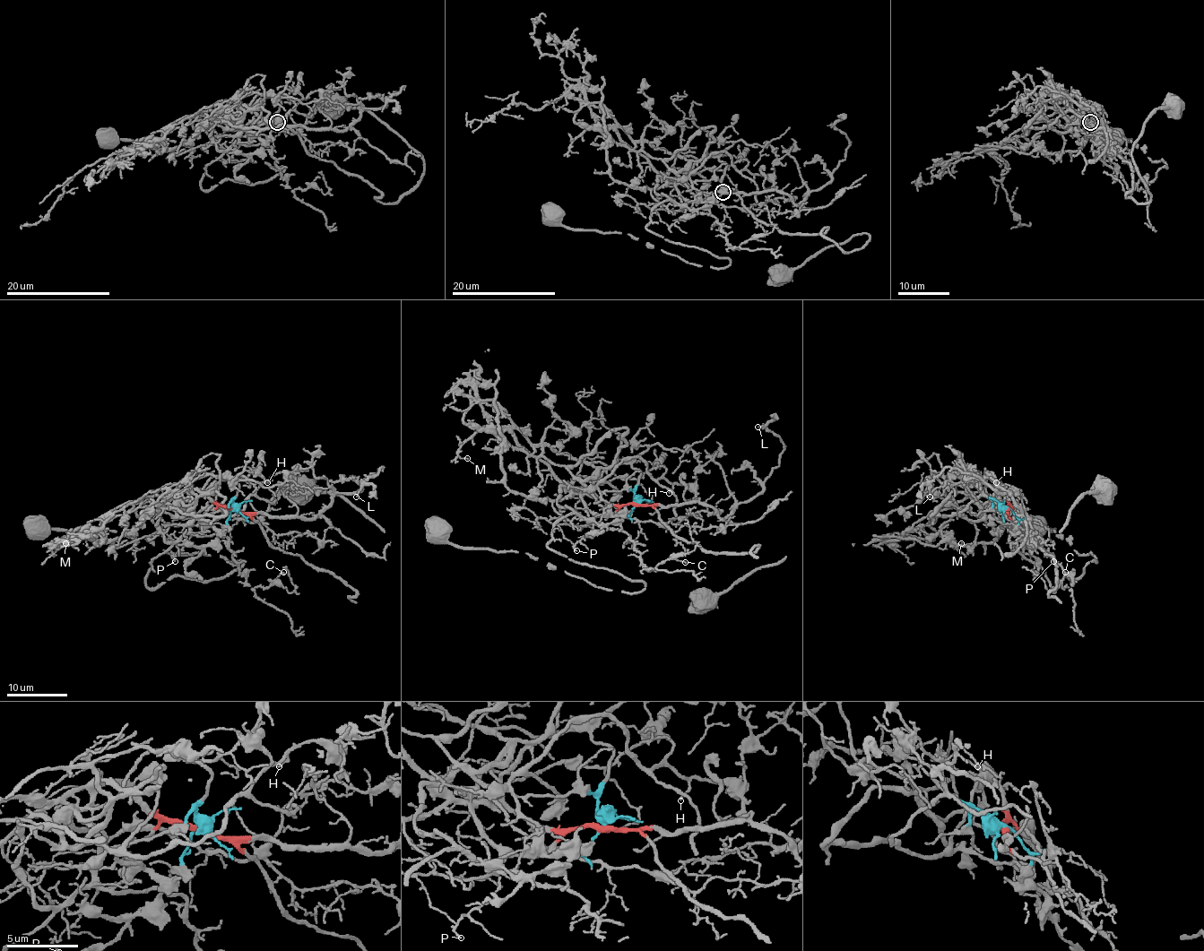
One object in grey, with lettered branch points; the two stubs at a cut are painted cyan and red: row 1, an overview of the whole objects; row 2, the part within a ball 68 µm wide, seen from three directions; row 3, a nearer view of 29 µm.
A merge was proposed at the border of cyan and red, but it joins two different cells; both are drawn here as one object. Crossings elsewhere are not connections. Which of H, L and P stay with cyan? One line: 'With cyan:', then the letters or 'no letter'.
With cyan: P

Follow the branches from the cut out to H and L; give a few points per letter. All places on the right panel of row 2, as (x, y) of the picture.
H: (1007, 508), (1007, 490), (996, 490), (981, 519), (960, 514), (983, 492), (983, 483), (996, 483)
L: (1007, 508), (1005, 517), (1016, 517), (1022, 510), (1009, 494), (949, 466), (930, 483), (930, 497)

